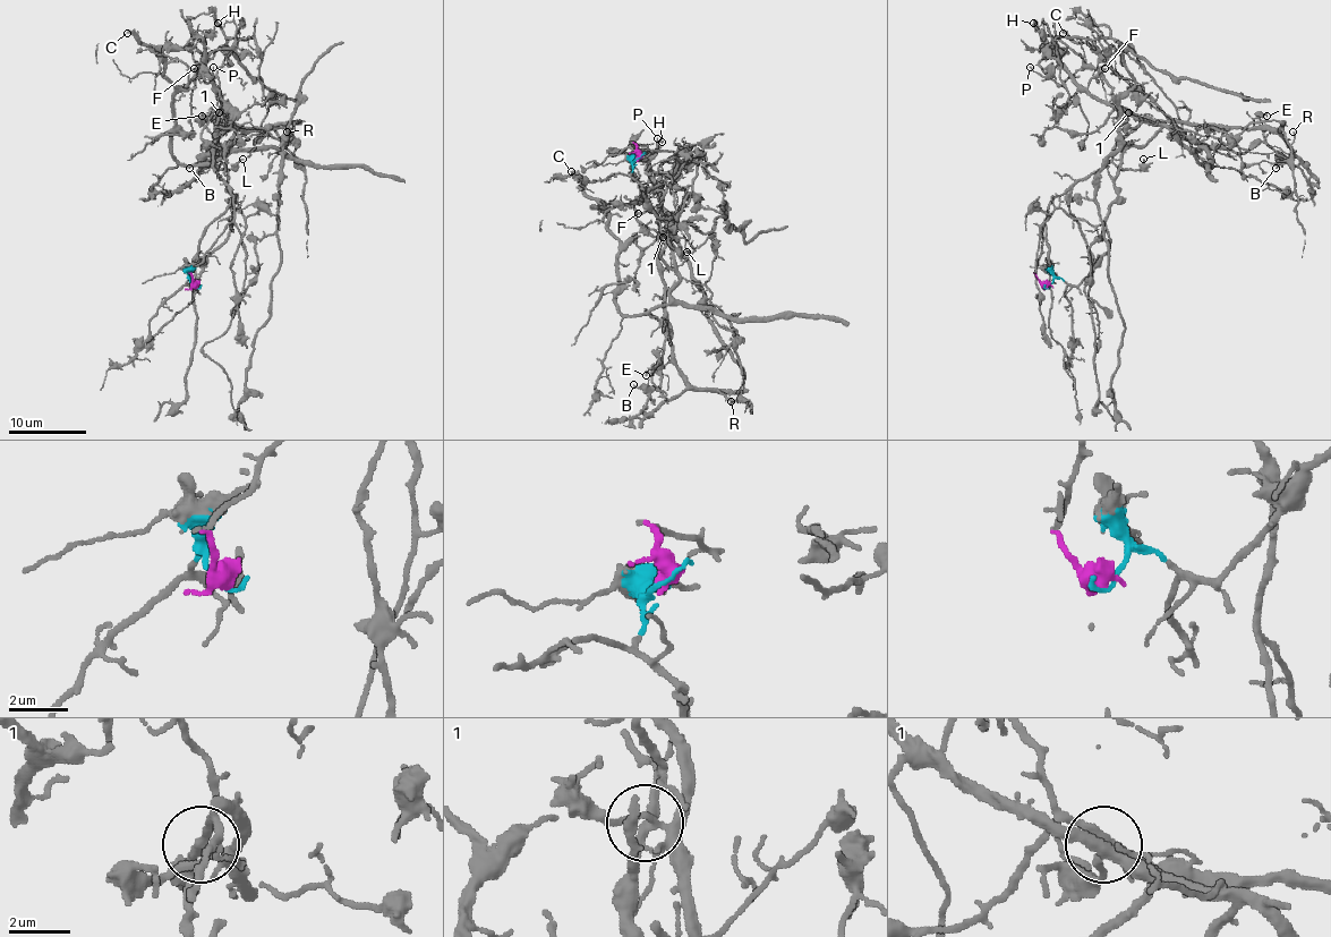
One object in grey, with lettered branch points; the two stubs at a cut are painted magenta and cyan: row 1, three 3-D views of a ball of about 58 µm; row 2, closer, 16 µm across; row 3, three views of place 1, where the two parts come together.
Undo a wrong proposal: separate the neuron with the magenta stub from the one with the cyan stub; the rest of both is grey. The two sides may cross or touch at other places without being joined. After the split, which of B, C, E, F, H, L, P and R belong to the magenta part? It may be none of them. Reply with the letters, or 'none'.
E, F, H, L, R

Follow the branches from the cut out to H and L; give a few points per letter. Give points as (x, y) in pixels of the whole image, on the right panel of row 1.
H: (1049, 284), (1035, 271), (1048, 205), (1102, 168), (1141, 119), (1116, 100), (1095, 69), (1034, 23)
L: (1049, 284), (1035, 271), (1048, 205), (1108, 162), (1137, 168), (1143, 159)

